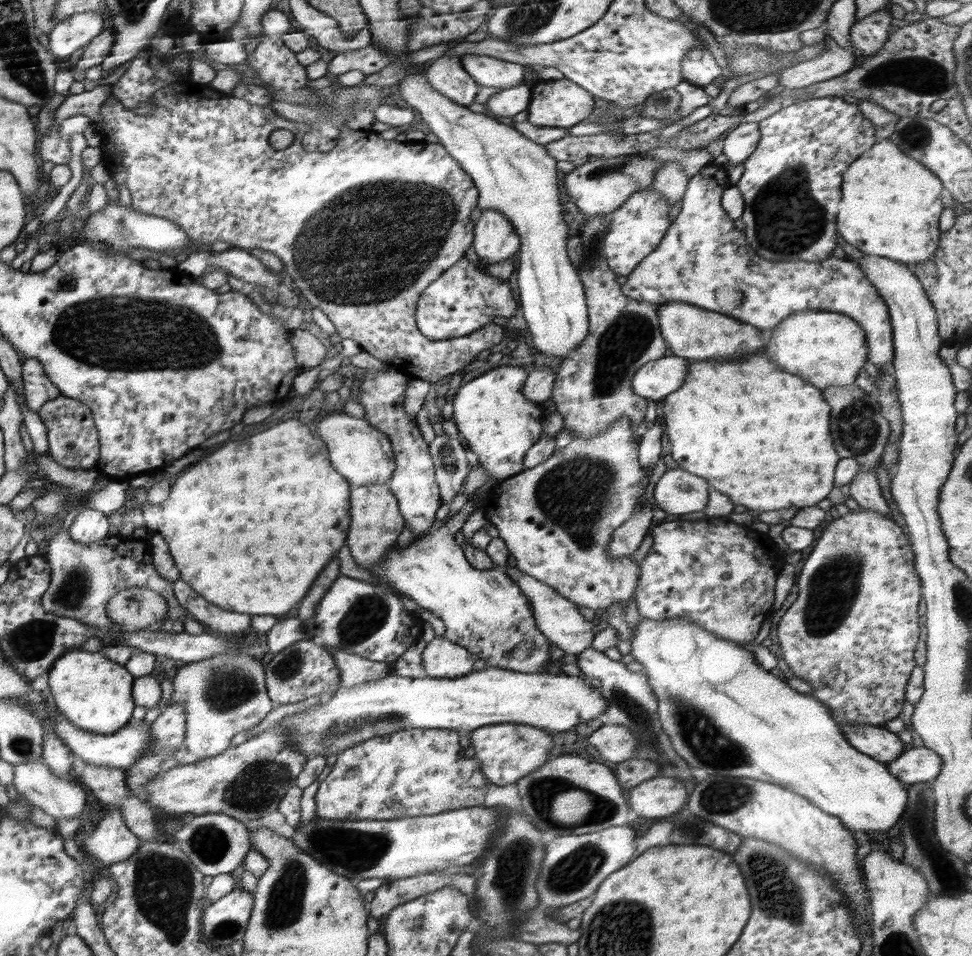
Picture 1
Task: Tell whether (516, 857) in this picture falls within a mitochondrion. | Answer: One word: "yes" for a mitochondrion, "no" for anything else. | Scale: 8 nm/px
yes

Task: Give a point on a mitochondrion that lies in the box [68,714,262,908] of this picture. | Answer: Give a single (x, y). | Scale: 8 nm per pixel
(211, 844)

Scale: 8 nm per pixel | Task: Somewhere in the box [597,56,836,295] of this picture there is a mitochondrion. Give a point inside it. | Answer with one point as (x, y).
(787, 218)

